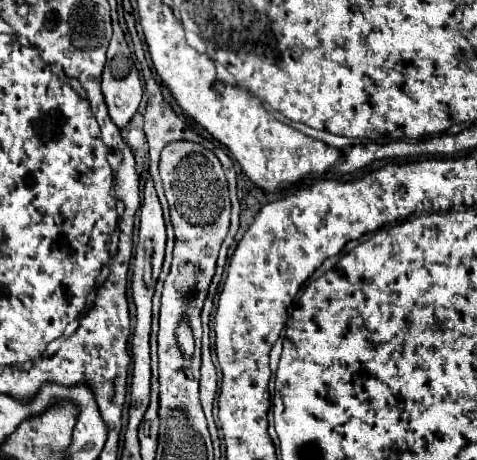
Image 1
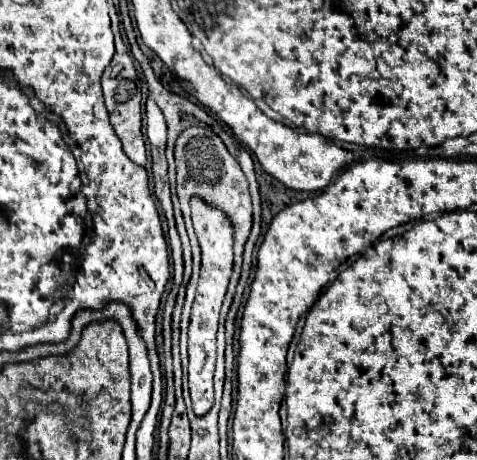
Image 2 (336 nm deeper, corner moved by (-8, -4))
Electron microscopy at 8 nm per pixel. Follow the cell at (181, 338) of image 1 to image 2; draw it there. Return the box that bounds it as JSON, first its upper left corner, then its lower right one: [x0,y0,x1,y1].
[188,196,234,416]

